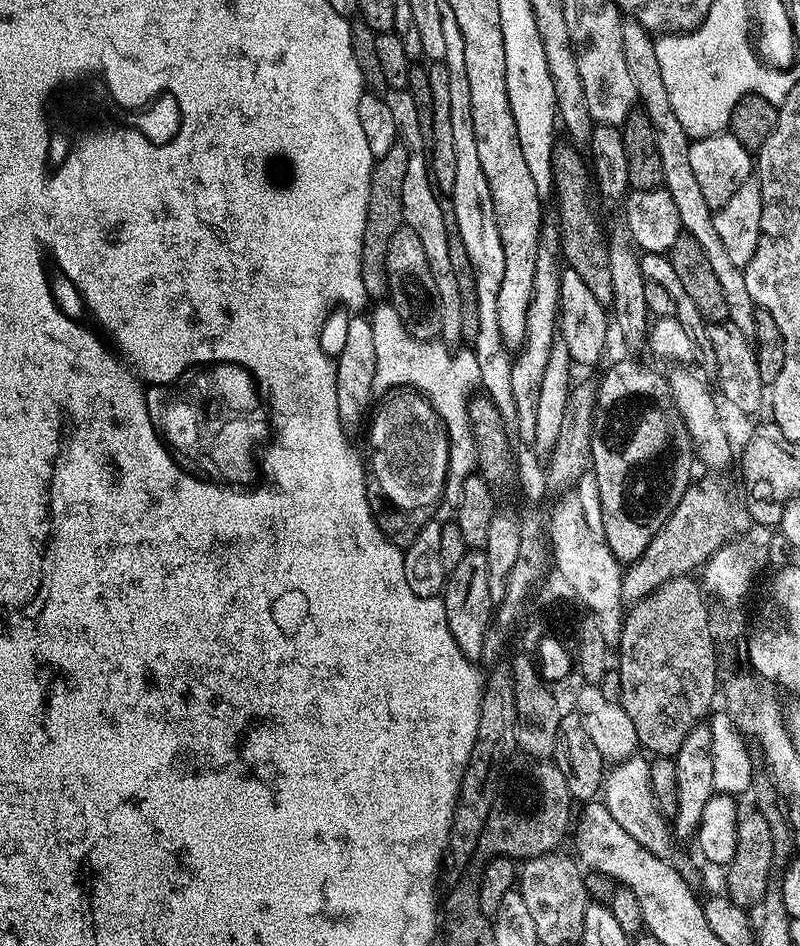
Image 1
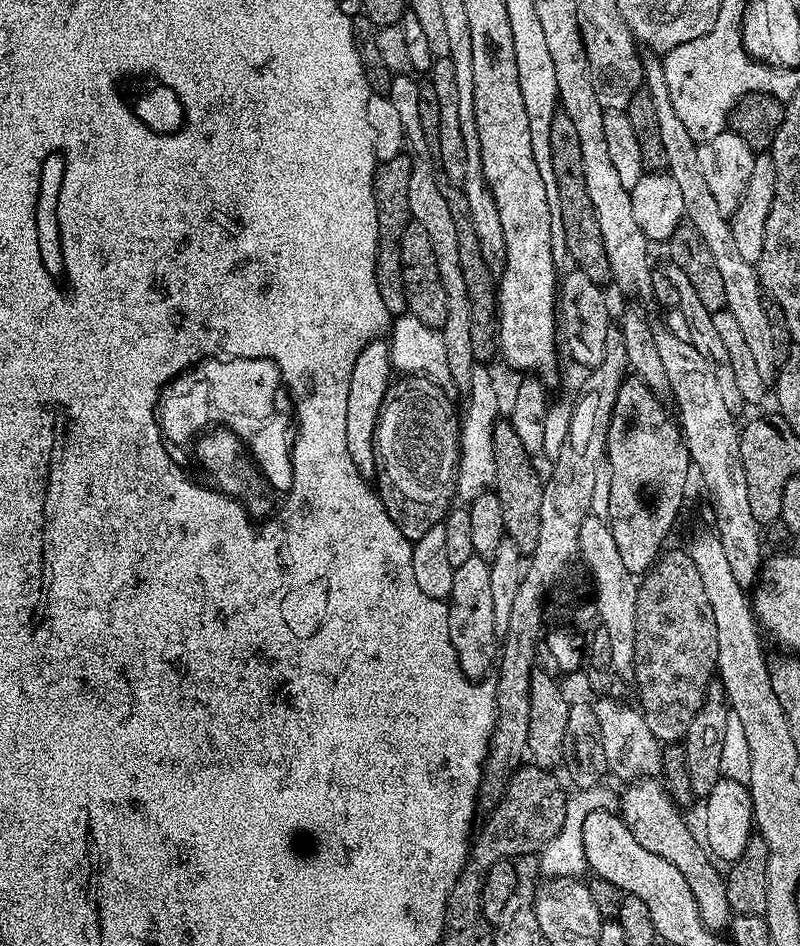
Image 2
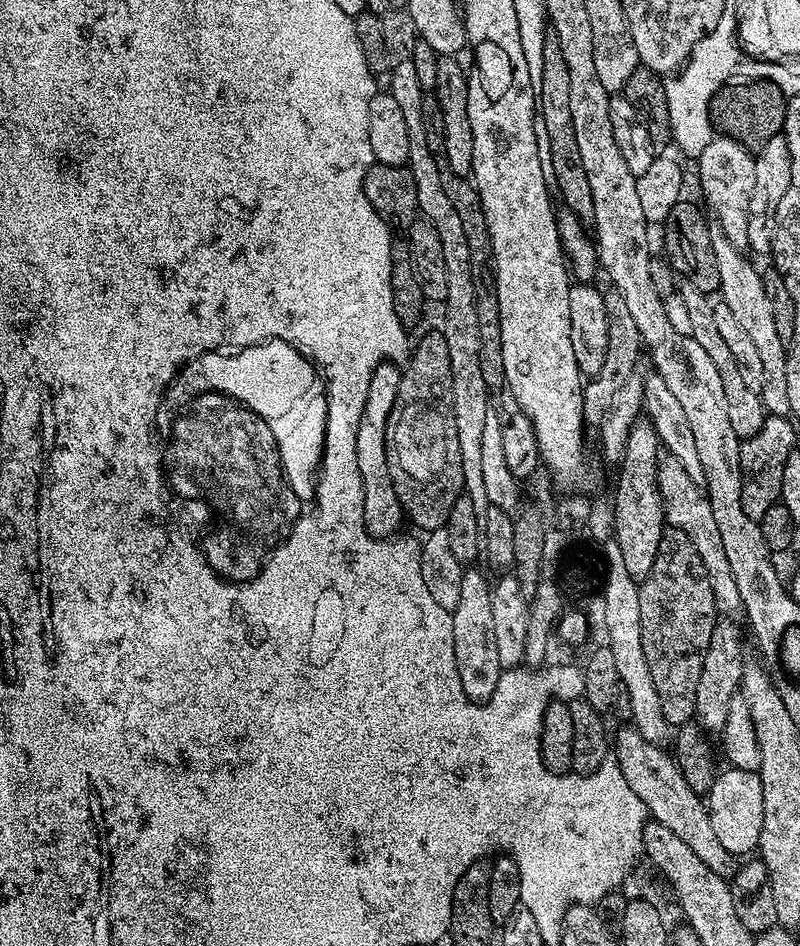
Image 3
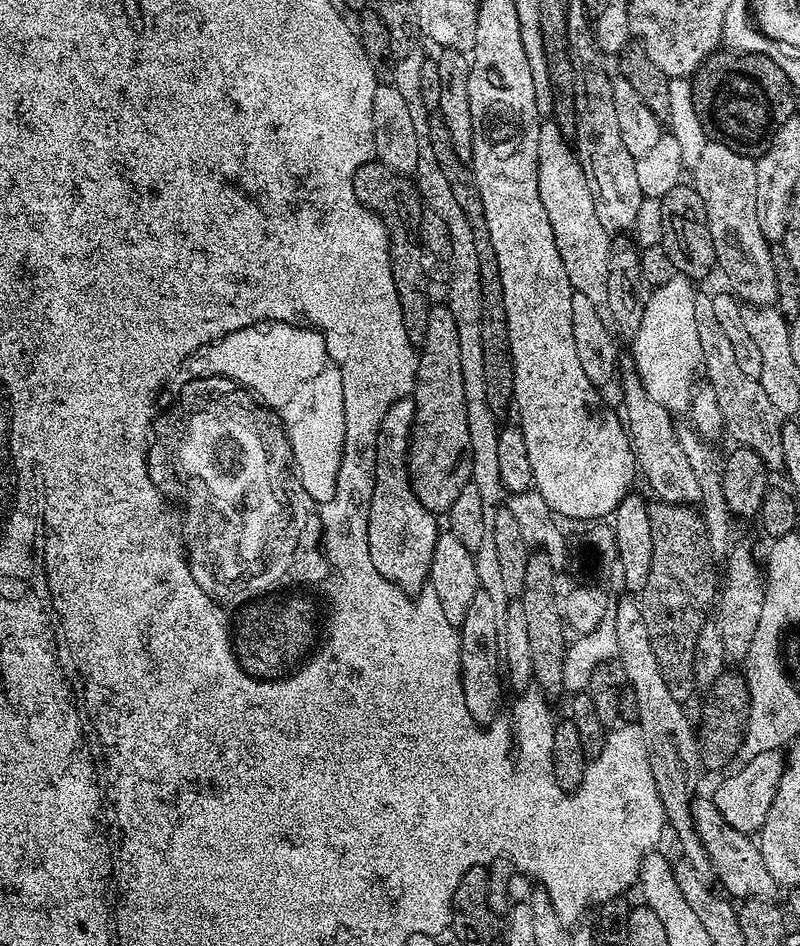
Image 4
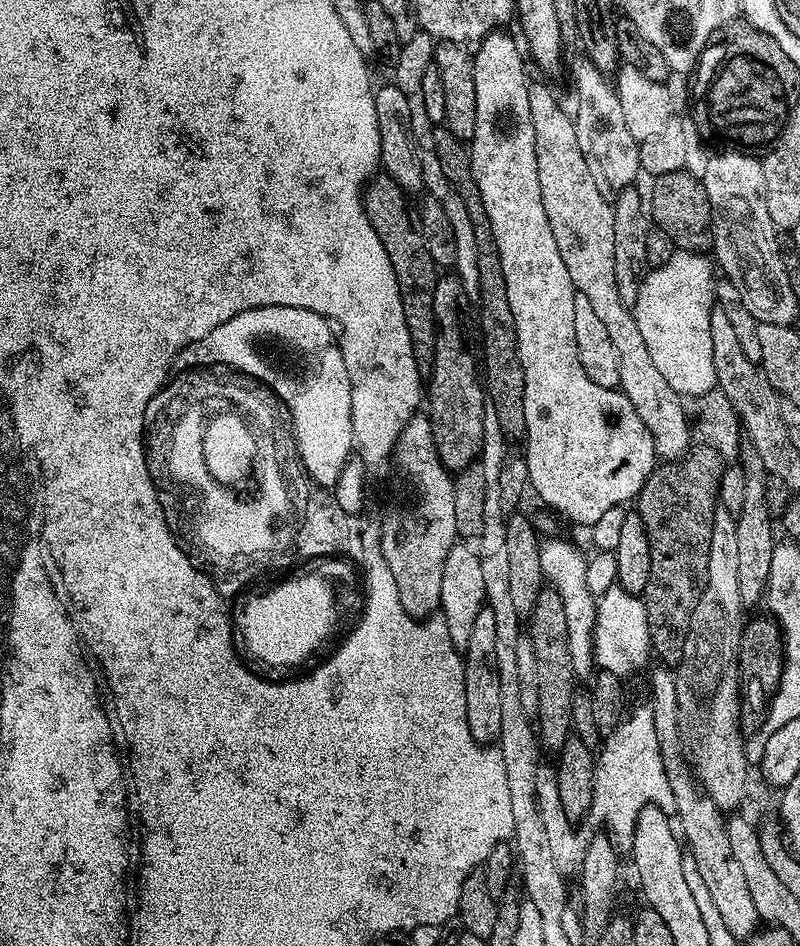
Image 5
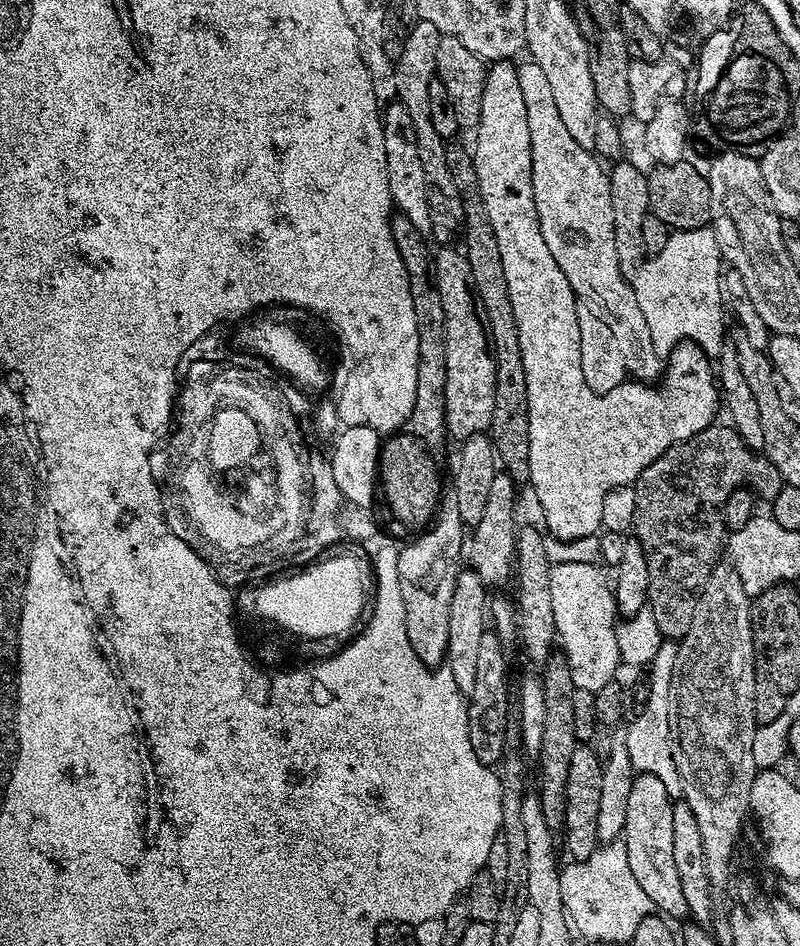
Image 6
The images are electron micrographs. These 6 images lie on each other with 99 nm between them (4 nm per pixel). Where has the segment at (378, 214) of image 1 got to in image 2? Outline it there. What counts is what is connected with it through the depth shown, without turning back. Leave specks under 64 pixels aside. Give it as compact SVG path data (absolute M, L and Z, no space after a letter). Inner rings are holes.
M401 154L377 163L376 199L371 202L373 213L378 218L378 234L380 245L376 247L376 281L378 294L382 294L382 302L386 305L389 317L395 318L409 311L406 292L400 270L400 245L398 243L402 230L410 223L410 166L411 155Z

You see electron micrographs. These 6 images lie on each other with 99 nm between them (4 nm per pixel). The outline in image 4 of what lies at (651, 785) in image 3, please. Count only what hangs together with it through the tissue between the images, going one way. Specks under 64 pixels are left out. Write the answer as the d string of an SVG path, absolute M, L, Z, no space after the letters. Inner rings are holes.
M697 799L692 805L692 817L696 823L696 833L708 855L711 869L720 878L723 891L729 897L737 898L772 898L777 894L778 885L775 878L766 870L762 862L759 843L751 835L734 830L718 810L715 799Z

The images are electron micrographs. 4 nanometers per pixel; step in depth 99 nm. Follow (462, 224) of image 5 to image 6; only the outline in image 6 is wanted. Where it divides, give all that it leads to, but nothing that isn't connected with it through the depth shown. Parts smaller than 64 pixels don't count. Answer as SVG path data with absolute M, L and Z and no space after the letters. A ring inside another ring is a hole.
M417 19L412 29L407 29L402 46L402 54L395 60L396 66L396 100L410 113L414 121L414 134L418 134L418 154L422 157L422 170L426 170L426 178L431 187L442 190L446 202L450 202L450 210L457 218L462 217L462 202L458 189L454 186L454 178L450 178L450 170L446 167L445 141L434 130L430 122L430 82L436 79L436 59L438 58L438 42L440 28L434 22Z

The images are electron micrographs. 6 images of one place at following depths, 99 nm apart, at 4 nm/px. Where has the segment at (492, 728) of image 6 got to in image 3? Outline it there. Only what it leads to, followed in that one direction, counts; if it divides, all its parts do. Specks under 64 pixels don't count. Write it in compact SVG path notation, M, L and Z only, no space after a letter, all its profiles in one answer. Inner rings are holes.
M476 566L469 567L462 578L462 592L458 594L458 606L454 606L451 612L454 626L454 662L458 678L462 682L464 693L477 702L491 701L502 671L494 638L491 593L490 580L487 580Z

